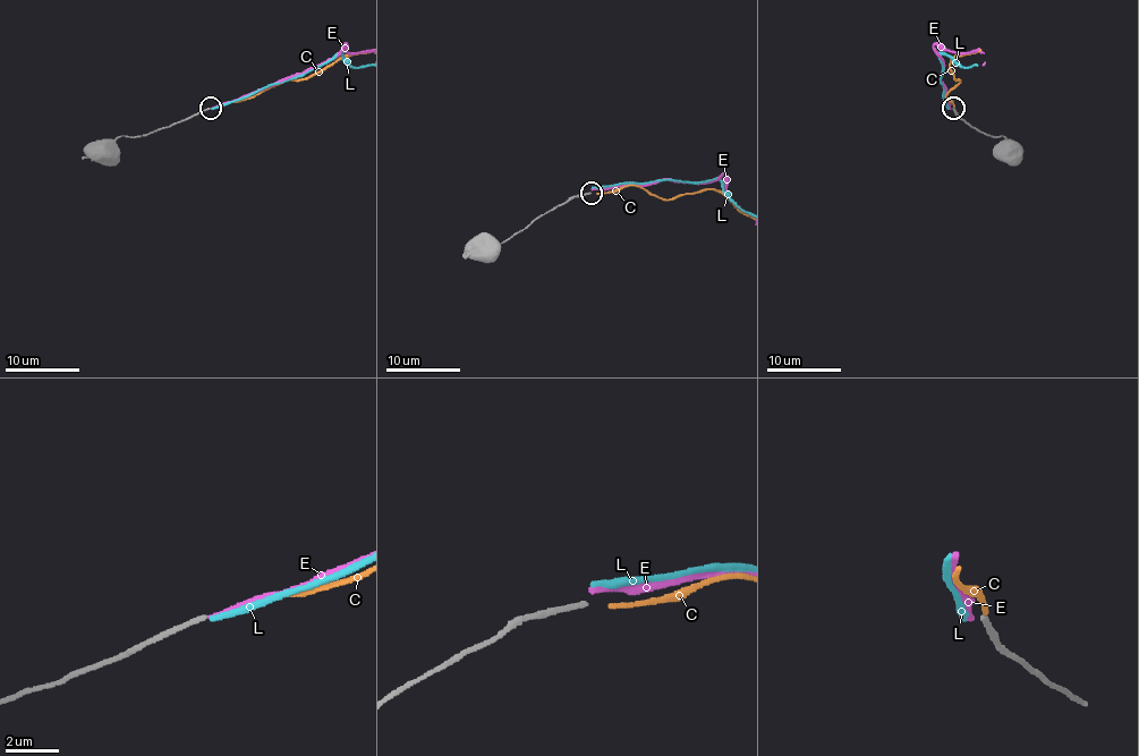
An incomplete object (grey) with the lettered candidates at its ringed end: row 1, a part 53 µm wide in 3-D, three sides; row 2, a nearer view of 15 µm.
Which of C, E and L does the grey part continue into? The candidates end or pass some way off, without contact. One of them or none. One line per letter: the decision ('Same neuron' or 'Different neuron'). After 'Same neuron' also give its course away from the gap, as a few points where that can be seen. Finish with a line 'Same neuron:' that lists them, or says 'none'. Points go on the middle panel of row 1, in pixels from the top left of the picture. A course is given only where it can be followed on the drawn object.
C: Same neuron
E: Different neuron
L: Different neuron
Same neuron: C

